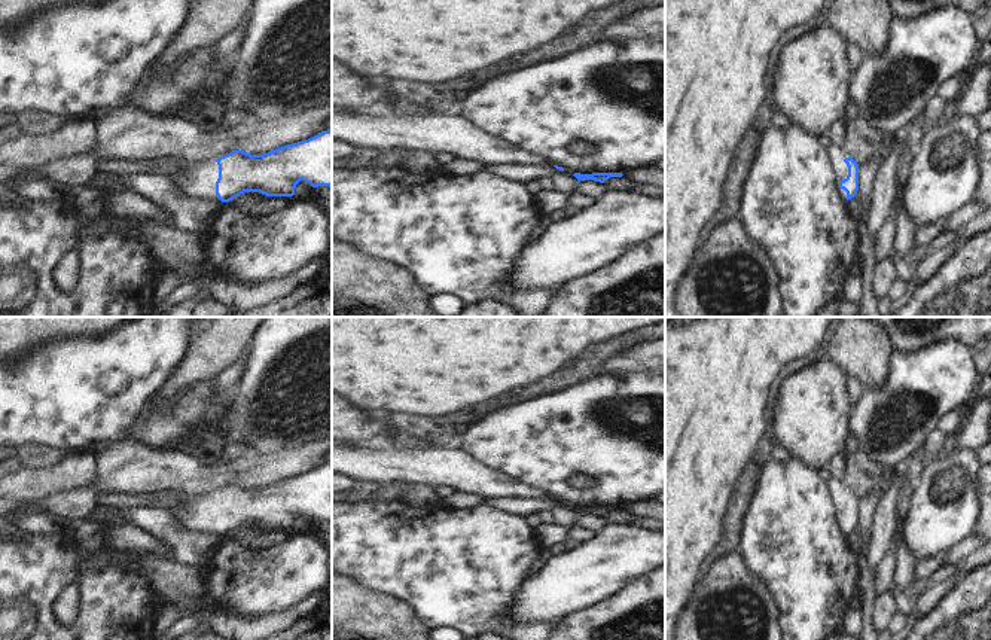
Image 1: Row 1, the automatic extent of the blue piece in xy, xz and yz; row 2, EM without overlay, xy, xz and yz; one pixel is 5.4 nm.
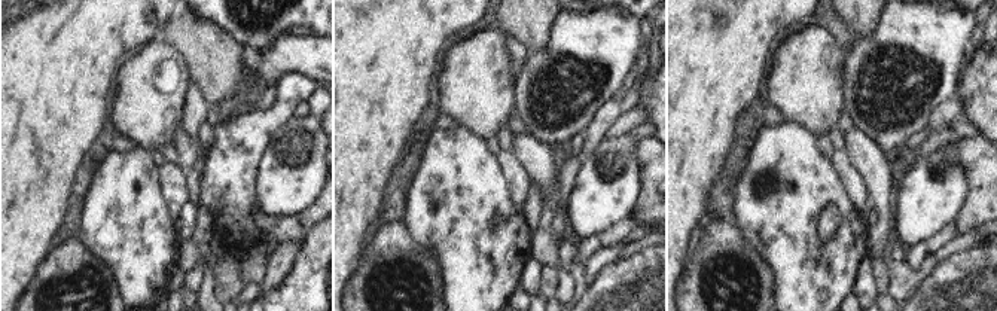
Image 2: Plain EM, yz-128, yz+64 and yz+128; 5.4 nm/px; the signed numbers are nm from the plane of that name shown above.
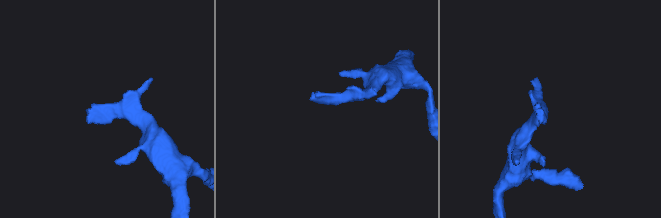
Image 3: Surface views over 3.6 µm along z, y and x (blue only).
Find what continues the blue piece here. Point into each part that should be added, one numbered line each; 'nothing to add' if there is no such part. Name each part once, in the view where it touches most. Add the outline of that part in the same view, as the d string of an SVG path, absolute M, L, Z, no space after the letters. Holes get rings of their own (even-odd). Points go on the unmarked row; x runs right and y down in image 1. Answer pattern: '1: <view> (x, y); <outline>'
1: yz (836, 487); M833 476L827 482L829 482L829 493L832 497L833 511L835 511L835 518L838 521L838 525L842 534L847 536L847 525L839 521L839 515L847 512L848 509L848 500L844 496L844 493L850 491L851 487L848 485L845 479L836 479Z

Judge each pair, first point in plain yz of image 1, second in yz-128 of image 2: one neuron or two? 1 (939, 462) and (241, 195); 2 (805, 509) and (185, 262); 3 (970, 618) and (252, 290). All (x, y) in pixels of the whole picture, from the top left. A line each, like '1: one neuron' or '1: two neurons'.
1: two neurons
2: two neurons
3: two neurons

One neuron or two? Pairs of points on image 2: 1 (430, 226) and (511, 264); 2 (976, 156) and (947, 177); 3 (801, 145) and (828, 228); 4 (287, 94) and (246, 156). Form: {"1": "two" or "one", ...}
{"1": "one", "2": "two", "3": "two", "4": "one"}

